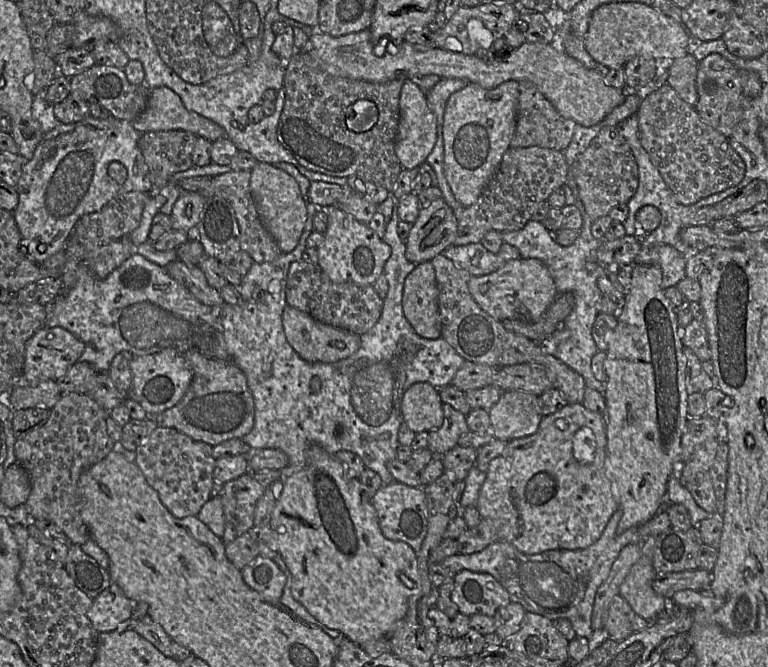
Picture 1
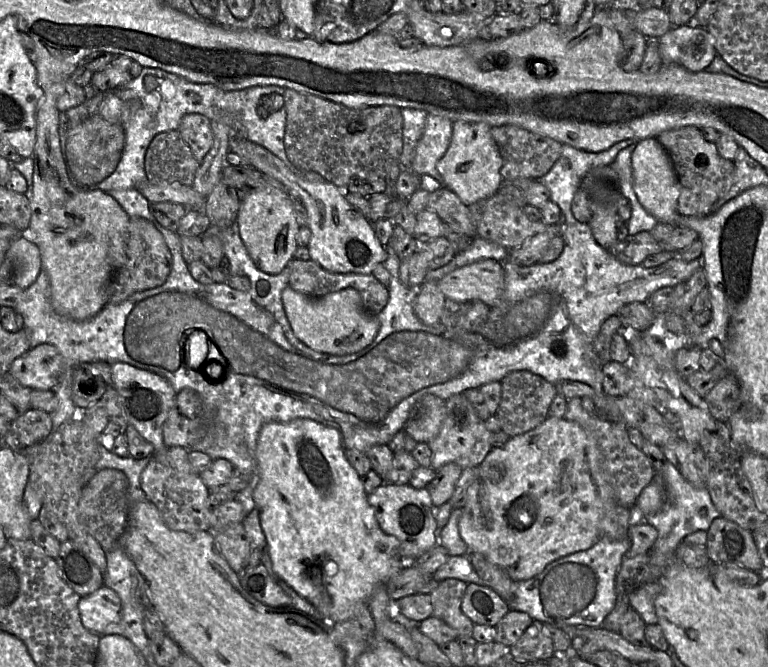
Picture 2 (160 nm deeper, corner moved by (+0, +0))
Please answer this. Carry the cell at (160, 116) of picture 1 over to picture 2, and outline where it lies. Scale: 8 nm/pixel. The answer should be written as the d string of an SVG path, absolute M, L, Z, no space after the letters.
M246 137L230 140L230 151L264 174L277 179L294 200L299 200L307 211L307 227L311 237L307 248L310 260L327 271L339 274L371 274L379 263L388 258L385 247L378 240L373 223L357 211L335 184L312 182L293 173L278 157Z

